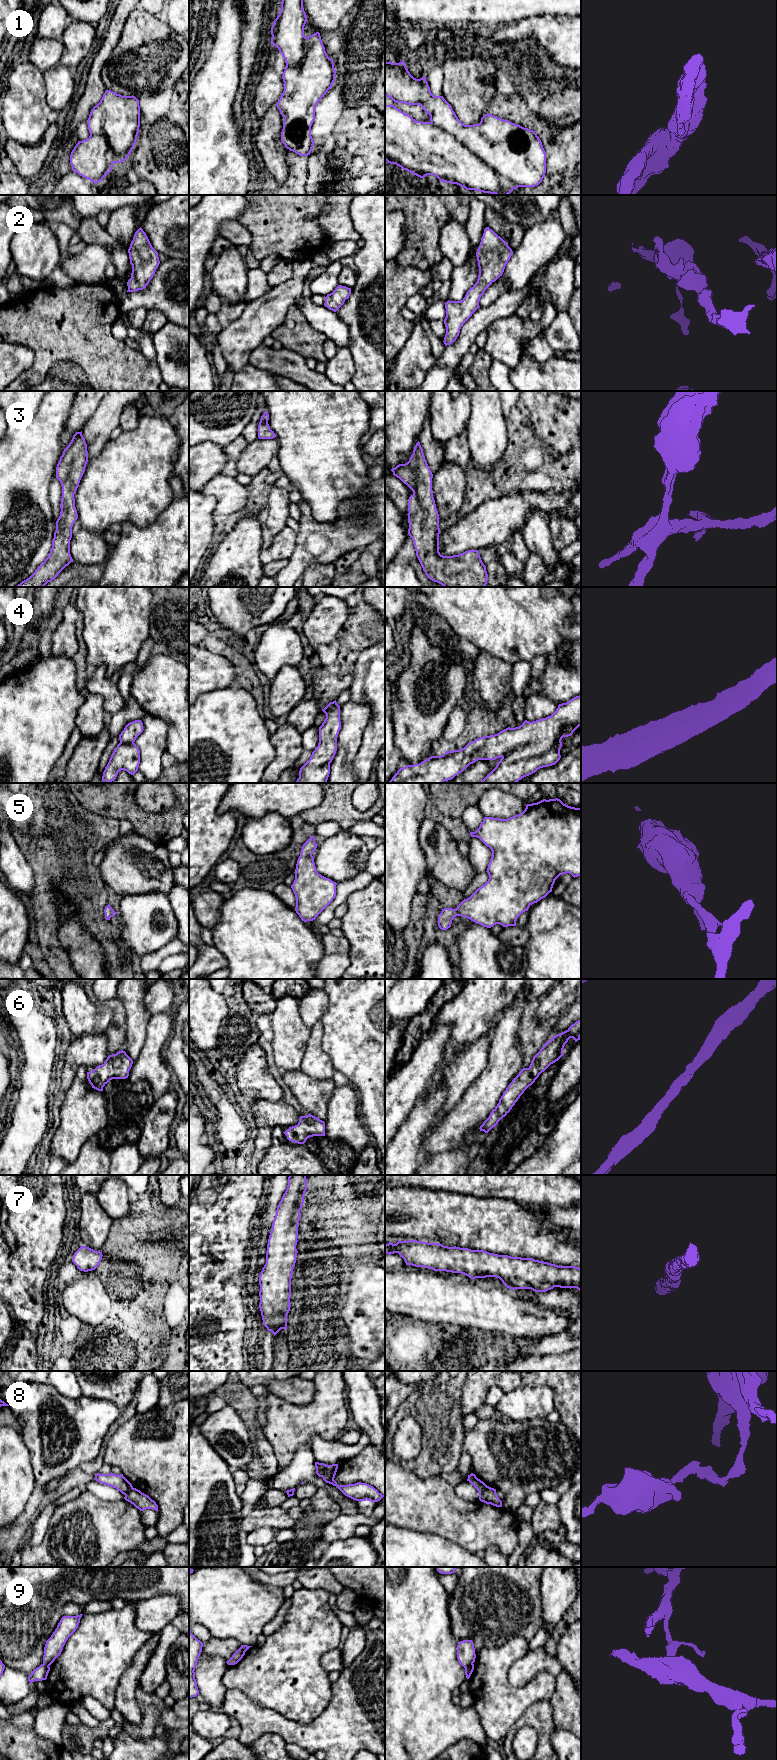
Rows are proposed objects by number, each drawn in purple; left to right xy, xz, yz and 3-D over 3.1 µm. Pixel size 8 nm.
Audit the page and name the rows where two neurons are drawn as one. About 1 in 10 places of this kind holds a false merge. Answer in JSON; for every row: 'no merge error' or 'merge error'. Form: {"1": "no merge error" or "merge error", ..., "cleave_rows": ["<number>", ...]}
{"1": "no merge error", "2": "no merge error", "3": "no merge error", "4": "no merge error", "5": "no merge error", "6": "no merge error", "7": "no merge error", "8": "merge error", "9": "merge error", "cleave_rows": ["8", "9"]}

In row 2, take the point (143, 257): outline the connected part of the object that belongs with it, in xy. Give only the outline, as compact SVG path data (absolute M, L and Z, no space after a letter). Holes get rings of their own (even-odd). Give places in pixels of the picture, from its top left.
M141 227L135 232L128 253L132 273L127 282L127 292L143 290L153 278L160 261L158 252L152 247Z

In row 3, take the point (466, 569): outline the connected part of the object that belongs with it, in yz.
M419 441L416 443L409 461L397 465L391 471L394 476L413 491L408 499L408 534L413 540L416 556L427 577L443 587L485 587L488 574L478 550L468 550L453 556L443 556L439 552L440 518L433 497L433 474L427 464Z

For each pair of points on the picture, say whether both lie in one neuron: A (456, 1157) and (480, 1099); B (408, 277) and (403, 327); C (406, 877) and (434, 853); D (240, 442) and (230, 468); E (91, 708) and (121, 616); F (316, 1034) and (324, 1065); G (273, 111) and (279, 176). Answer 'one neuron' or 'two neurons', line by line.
A: two neurons
B: one neuron
C: two neurons
D: one neuron
E: two neurons
F: one neuron
G: one neuron

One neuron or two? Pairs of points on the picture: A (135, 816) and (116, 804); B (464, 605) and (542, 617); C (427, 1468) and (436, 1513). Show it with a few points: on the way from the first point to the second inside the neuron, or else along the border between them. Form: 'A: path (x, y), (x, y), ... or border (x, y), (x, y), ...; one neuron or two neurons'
A: path (130, 811), (121, 805); one neuron
B: path (483, 605), (496, 605), (508, 617), (523, 617); one neuron
C: border (412, 1471), (423, 1478), (440, 1476); two neurons

